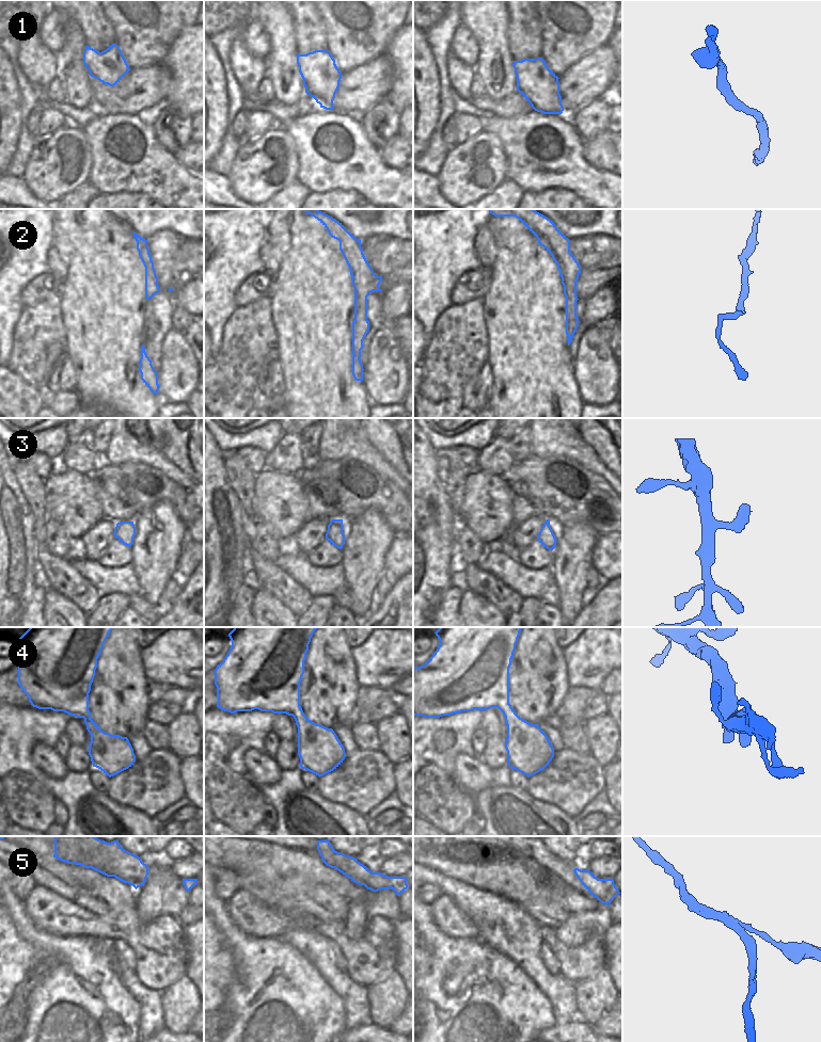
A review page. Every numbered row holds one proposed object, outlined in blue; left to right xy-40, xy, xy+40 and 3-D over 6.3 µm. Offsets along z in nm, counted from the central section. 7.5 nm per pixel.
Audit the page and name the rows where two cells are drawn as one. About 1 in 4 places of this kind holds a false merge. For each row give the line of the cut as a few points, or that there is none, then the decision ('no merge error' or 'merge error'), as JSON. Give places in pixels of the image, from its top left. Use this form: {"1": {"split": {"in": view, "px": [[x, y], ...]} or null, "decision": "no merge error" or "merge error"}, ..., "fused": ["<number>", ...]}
{"1": {"split": null, "decision": "no merge error"}, "2": {"split": null, "decision": "no merge error"}, "3": {"split": null, "decision": "no merge error"}, "4": {"split": null, "decision": "no merge error"}, "5": {"split": {"in": "xy", "px": [[373, 872], [363, 884]]}, "decision": "merge error"}, "fused": ["5"]}

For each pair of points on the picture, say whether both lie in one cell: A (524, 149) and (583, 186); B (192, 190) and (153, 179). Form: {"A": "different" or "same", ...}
{"A": "same", "B": "same"}

